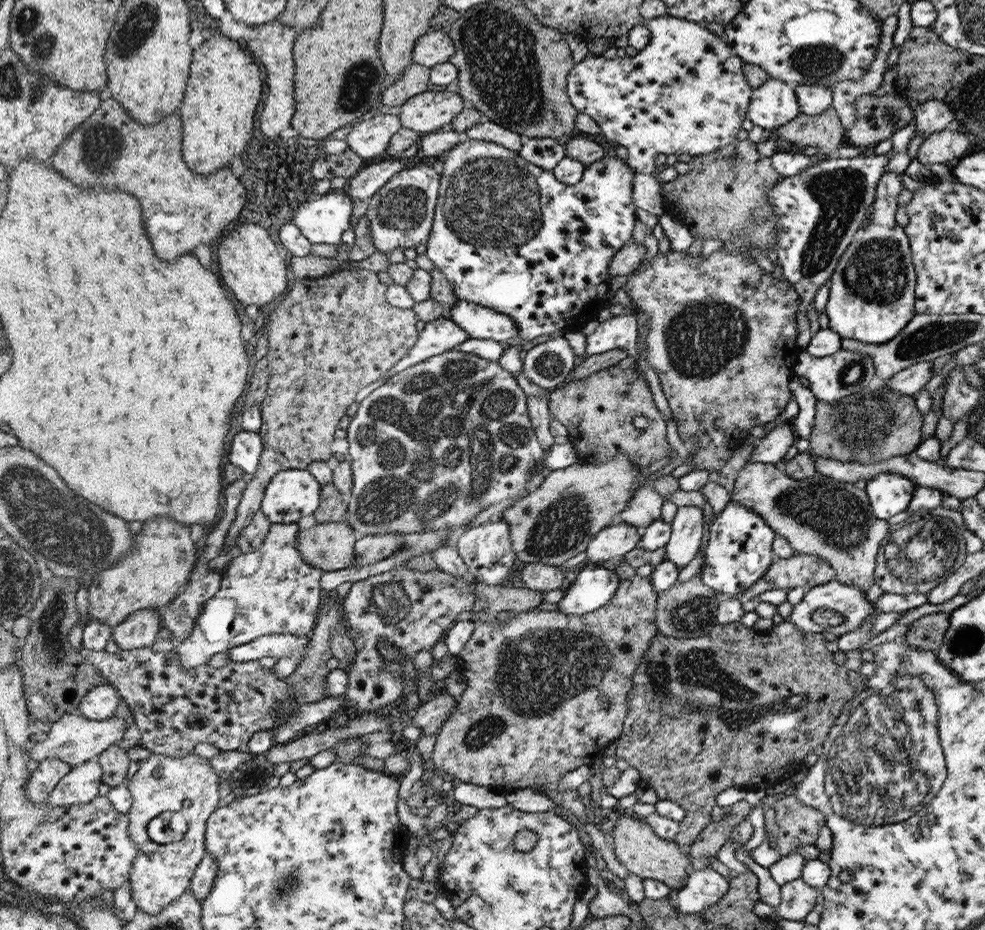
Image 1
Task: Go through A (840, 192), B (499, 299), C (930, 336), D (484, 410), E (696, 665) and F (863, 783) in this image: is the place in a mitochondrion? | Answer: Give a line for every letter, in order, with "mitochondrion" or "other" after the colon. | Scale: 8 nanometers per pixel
A: mitochondrion
B: other
C: mitochondrion
D: mitochondrion
E: mitochondrion
F: mitochondrion

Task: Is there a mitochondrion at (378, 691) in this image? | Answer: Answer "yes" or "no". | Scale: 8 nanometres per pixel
no

